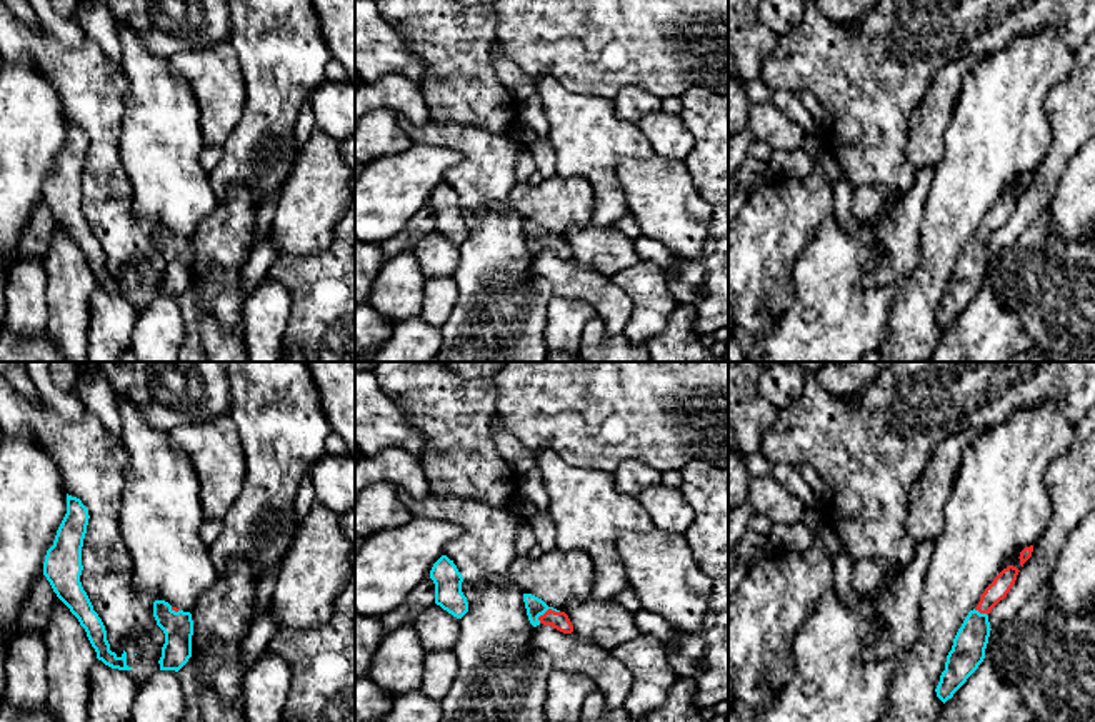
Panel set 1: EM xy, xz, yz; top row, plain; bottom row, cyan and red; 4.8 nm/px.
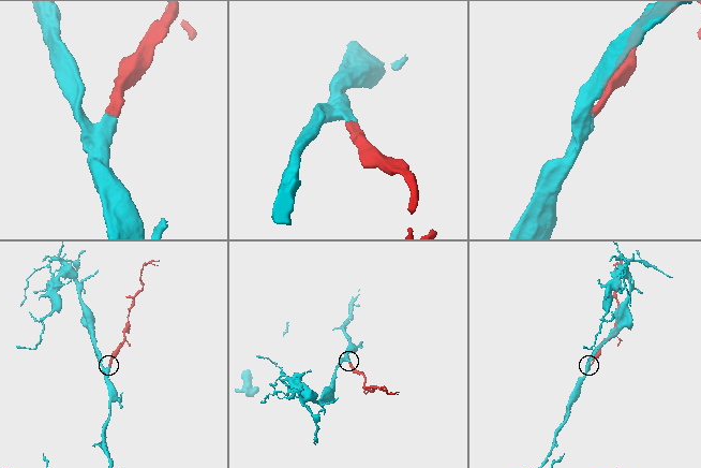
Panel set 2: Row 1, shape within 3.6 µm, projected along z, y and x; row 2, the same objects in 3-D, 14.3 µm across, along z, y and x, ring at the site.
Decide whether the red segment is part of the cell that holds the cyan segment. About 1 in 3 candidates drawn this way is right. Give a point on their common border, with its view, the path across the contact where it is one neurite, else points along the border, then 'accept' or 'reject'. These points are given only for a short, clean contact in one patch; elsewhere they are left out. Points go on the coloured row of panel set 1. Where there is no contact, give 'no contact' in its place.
meets cyan in xz at (547, 609); runs through xz (535, 607), (547, 609), (559, 621); accept

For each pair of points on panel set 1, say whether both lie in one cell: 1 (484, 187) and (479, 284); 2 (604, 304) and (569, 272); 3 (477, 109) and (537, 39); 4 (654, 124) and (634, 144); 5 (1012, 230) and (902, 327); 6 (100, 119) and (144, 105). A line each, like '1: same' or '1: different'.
1: same
2: same
3: different
4: different
5: different
6: different

